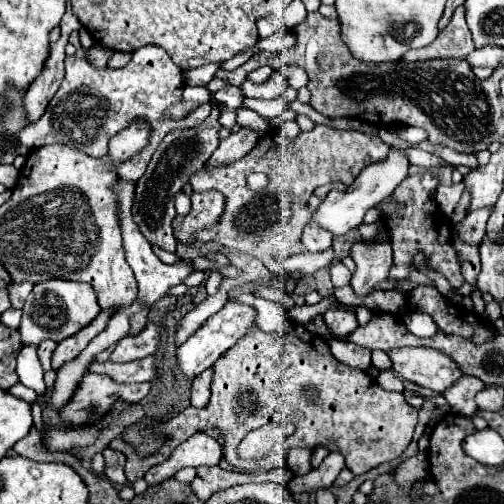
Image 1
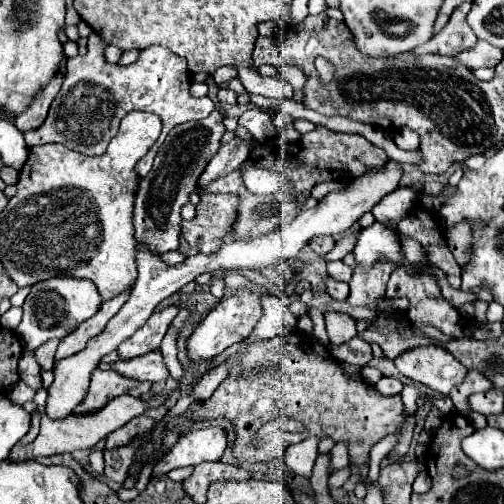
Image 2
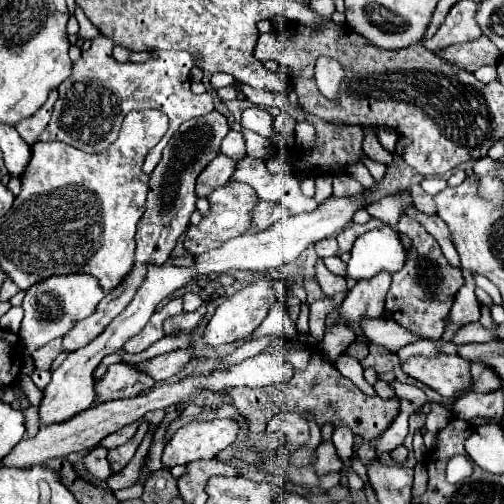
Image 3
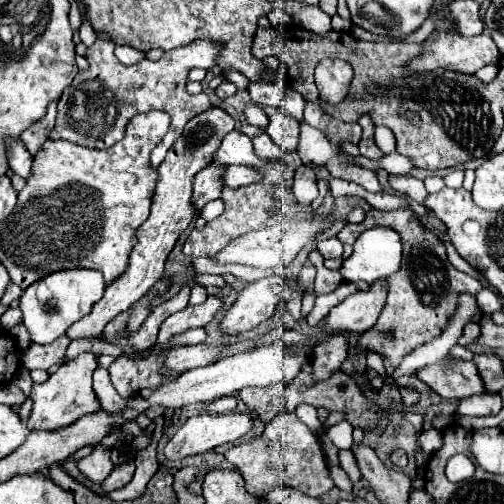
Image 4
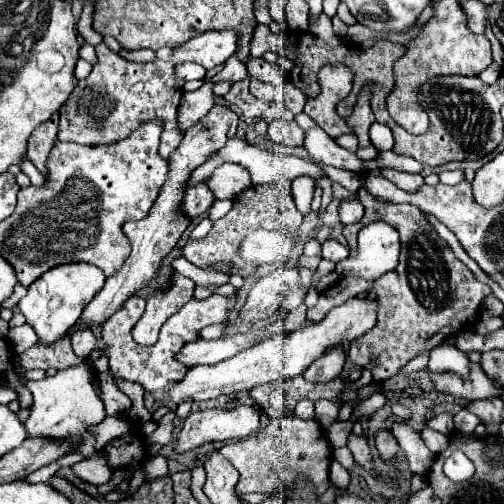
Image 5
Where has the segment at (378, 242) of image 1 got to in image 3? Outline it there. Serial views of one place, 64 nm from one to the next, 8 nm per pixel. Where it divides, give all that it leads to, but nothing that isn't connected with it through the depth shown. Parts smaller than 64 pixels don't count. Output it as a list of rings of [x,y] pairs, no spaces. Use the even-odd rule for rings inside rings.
[[[378,272],[370,280],[356,280],[356,284],[350,288],[348,296],[342,302],[340,316],[346,318],[346,322],[358,322],[362,316],[378,318],[384,314],[384,298],[390,288],[390,274]]]

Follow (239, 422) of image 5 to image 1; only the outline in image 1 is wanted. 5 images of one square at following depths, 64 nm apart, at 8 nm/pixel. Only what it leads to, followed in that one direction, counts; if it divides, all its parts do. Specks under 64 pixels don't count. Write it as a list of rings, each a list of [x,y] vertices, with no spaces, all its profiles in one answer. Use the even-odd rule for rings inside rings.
[[[200,432],[196,436],[190,436],[186,442],[182,442],[172,456],[162,462],[160,466],[154,466],[146,472],[144,480],[148,482],[148,486],[158,486],[164,480],[170,480],[180,468],[184,466],[218,466],[220,464],[220,442],[212,436],[208,436],[206,432]]]

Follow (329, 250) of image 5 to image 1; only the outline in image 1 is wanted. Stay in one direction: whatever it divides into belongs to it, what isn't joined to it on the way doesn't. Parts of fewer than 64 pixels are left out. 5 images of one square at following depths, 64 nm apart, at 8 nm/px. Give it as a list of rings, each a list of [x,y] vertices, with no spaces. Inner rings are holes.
[[[306,224],[300,242],[306,246],[308,252],[322,252],[332,246],[332,232],[320,228],[318,224]]]

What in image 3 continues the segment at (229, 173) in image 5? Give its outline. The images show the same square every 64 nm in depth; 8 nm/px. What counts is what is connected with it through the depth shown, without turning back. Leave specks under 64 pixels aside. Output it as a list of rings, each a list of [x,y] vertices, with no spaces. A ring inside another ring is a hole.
[[[242,158],[232,176],[236,182],[246,182],[262,200],[280,202],[290,208],[290,214],[312,212],[318,202],[310,196],[304,196],[298,180],[292,174],[270,174],[264,160]]]

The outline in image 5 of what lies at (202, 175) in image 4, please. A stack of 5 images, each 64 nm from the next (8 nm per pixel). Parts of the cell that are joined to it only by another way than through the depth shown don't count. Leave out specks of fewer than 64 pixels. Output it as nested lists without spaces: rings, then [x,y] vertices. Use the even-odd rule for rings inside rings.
[[[202,180],[196,186],[186,190],[186,200],[182,204],[182,212],[186,212],[188,218],[196,218],[196,216],[204,214],[212,206],[212,202],[214,202],[214,194],[212,194],[208,182]]]

